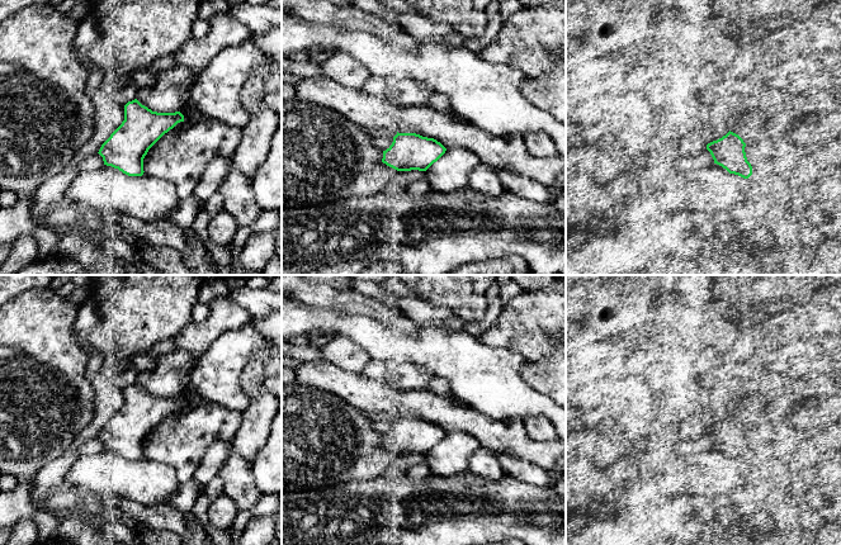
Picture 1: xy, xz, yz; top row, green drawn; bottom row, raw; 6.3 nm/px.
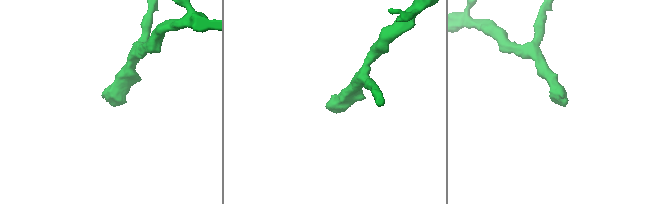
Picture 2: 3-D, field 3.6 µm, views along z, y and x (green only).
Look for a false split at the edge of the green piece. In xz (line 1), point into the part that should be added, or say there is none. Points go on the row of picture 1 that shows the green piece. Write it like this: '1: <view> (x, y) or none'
1: none

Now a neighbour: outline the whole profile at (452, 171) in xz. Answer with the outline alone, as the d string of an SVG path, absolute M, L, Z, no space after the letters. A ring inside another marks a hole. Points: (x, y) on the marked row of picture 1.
M447 148L445 153L425 172L434 193L452 193L468 188L471 172L481 160L464 148Z

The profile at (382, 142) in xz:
M389 134L379 136L373 138L372 144L378 148L379 151L386 151L393 142L393 137Z

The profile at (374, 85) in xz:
M370 76L362 90L367 94L379 96L386 90L386 85L381 77Z

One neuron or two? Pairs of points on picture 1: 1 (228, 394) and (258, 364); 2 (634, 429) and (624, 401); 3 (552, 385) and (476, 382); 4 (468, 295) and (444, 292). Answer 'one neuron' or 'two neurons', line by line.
1: two neurons
2: one neuron
3: two neurons
4: one neuron

